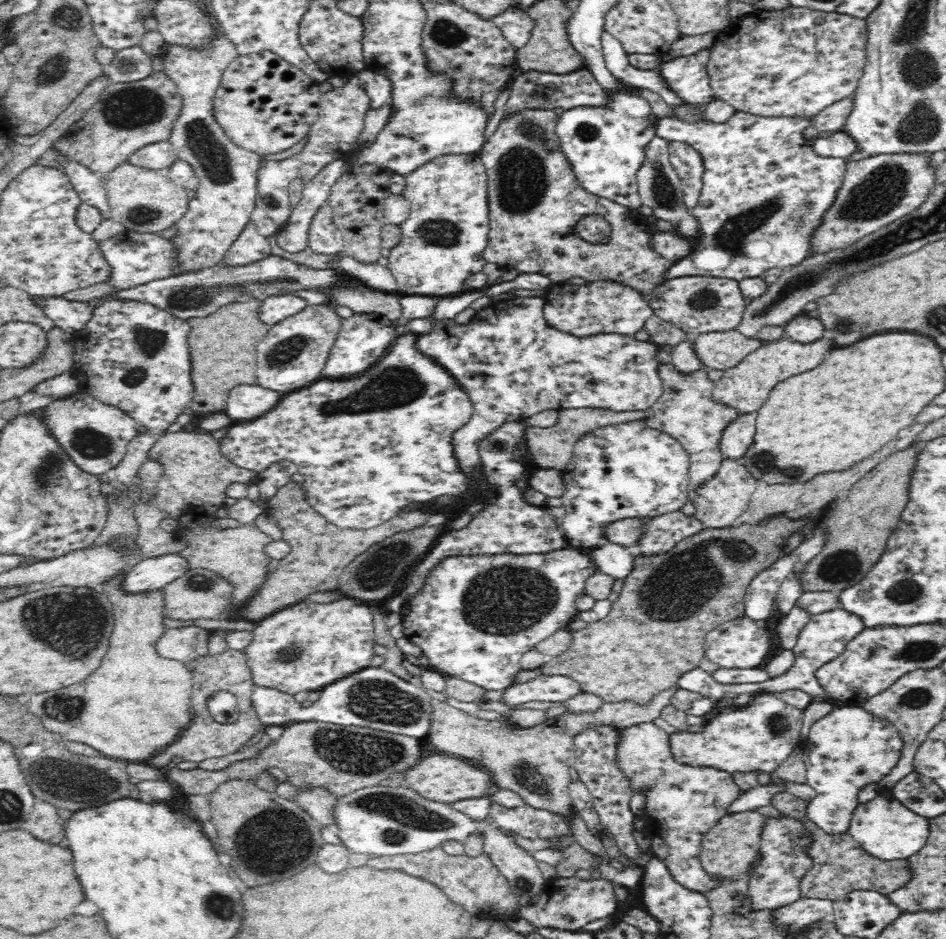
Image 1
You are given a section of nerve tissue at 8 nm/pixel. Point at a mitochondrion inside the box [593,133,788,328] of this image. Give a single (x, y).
(662, 190)

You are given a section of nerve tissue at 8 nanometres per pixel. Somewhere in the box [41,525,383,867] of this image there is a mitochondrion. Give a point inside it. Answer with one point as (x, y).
(67, 708)

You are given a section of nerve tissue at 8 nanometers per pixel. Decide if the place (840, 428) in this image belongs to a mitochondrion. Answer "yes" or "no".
no

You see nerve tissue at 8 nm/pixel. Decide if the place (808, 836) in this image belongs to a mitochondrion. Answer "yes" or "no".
no

